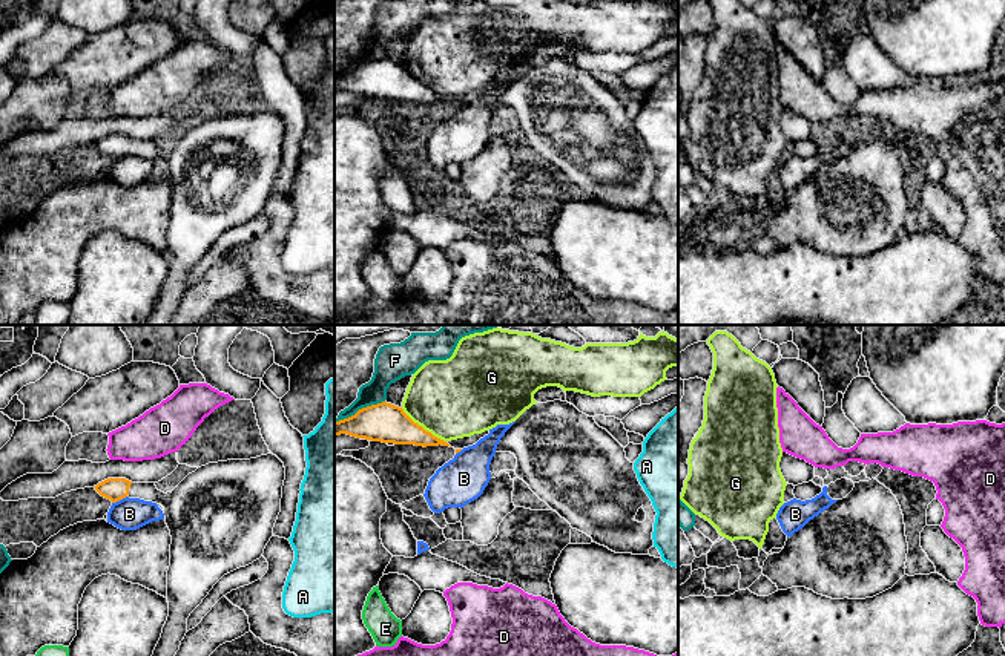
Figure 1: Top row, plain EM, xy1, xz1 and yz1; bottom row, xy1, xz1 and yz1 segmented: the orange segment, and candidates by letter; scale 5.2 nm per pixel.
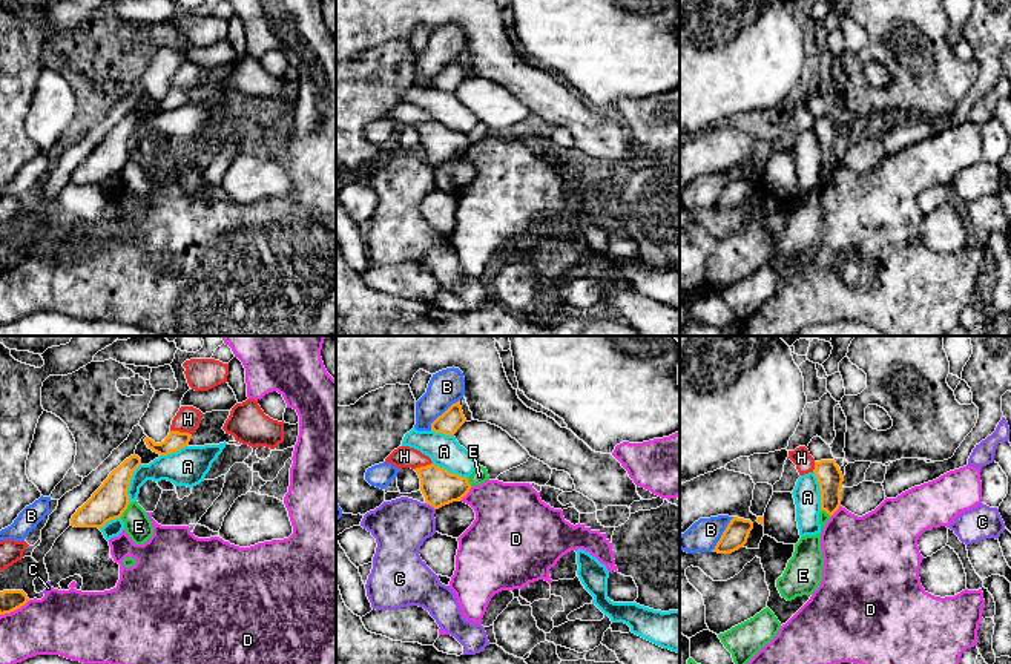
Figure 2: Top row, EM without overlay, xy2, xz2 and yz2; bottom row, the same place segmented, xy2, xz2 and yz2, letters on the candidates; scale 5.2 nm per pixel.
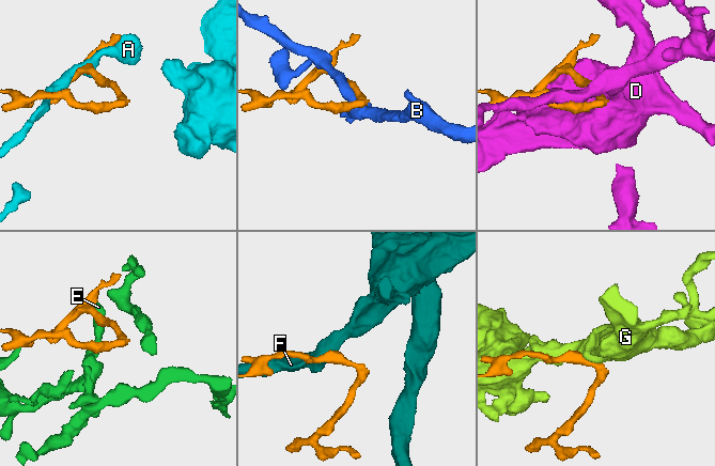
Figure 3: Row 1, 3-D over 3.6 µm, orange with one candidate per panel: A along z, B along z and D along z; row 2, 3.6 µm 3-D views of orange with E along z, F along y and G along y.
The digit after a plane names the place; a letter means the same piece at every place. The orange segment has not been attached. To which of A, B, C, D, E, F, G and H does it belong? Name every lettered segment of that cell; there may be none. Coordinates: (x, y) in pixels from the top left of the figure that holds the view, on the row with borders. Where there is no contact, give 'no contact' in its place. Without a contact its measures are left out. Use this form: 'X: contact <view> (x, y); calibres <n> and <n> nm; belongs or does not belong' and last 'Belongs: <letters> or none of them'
A: contact xy2 (128, 483); calibres 180 and 140 nm; does not belong
B: contact xz2 (444, 413); calibres 120 and 190 nm; does not belong
C: contact xz2 (430, 505); calibres 190 and 280 nm; does not belong
D: contact xz2 (467, 493); calibres 190 and 360 nm; does not belong
E: contact xy2 (126, 508); calibres 180 and 140 nm; does not belong
F: contact xz1 (359, 410); calibres 200 and 140 nm; does not belong
G: contact xz1 (422, 428); calibres 200 and 420 nm; does not belong
H: contact xy2 (181, 433); calibres 100 and 140 nm; does not belong
Belongs: none of them

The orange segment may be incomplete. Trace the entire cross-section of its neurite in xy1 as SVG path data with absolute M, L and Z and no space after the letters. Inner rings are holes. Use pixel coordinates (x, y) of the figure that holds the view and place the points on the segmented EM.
M270 452L250 460L227 460L201 466L167 494L158 490L155 483L132 483L126 478L107 478L94 486L112 503L129 497L164 507L172 536L167 570L169 616L152 656L175 656L187 633L187 618L213 585L224 575L262 556L281 512L284 480L284 463Z

